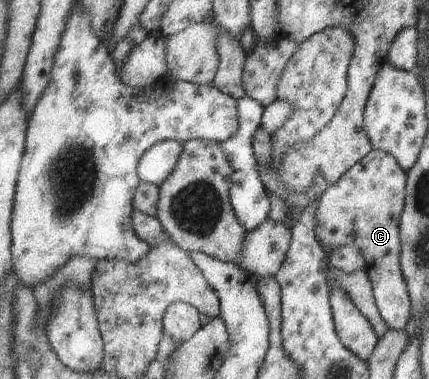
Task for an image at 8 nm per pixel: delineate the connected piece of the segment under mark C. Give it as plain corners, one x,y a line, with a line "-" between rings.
372,149
357,165
354,165
336,185
330,185
319,198
317,208
317,239
323,249
330,254
342,246
356,246
363,252
366,259
369,277
374,283
375,301
382,311
382,316
391,329
401,331
409,324
413,302
410,298
409,286
401,267
401,216
405,212
406,187
409,175
403,166
386,151

